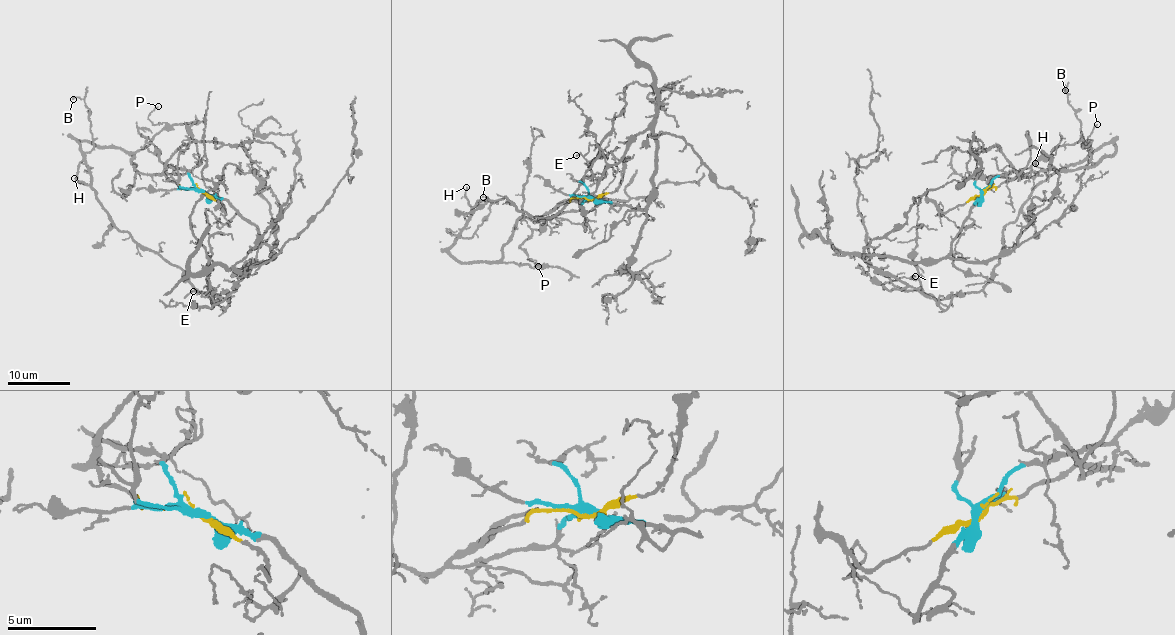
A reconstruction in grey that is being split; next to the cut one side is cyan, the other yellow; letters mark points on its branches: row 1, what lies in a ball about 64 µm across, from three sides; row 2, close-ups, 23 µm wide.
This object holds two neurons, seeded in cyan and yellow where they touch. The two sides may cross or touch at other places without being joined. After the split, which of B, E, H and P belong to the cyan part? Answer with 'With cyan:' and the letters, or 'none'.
With cyan: E

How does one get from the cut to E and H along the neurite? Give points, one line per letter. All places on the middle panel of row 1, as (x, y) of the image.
E: (592, 199), (643, 209), (653, 187), (656, 135), (645, 129), (600, 176), (594, 177), (587, 161), (576, 155)
H: (592, 199), (571, 197), (539, 219), (520, 218), (500, 260), (458, 262), (449, 247), (471, 210), (465, 187)

